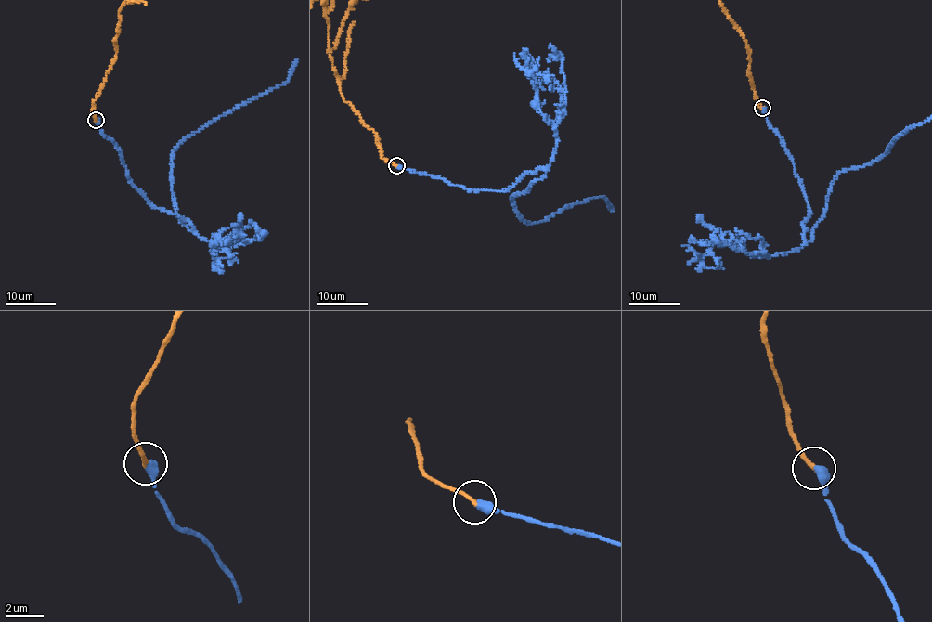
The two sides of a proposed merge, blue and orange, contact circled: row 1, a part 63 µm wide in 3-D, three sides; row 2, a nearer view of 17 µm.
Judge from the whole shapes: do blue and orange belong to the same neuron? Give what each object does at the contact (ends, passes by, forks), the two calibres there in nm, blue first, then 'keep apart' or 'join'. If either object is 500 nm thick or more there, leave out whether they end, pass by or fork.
calibres 500 and 240 nm; join

